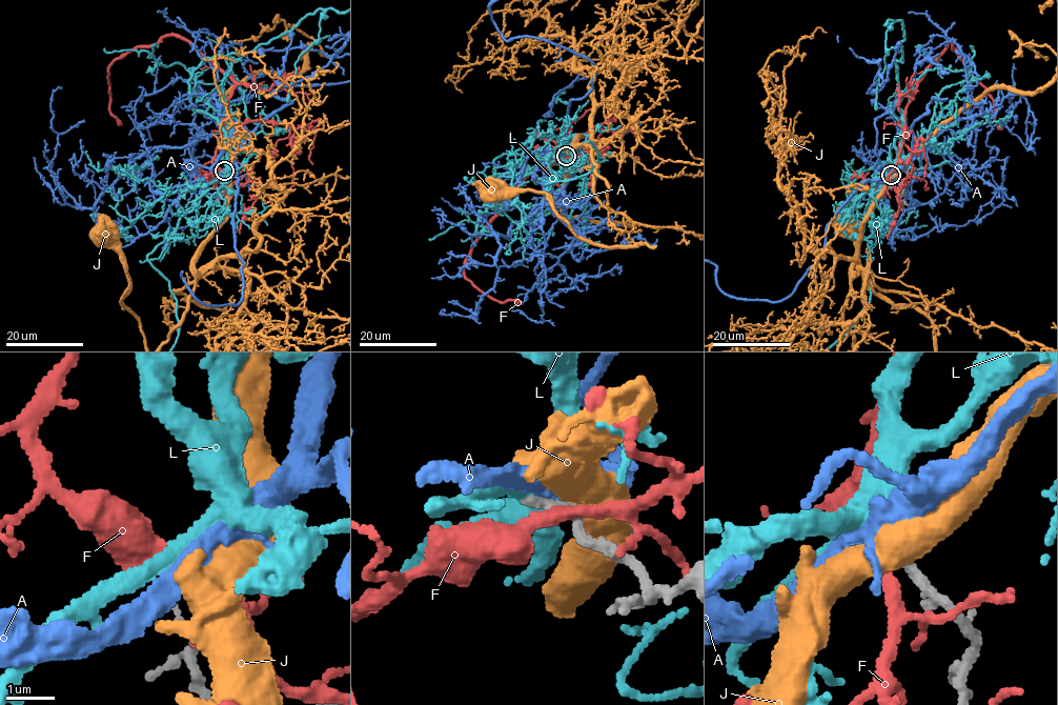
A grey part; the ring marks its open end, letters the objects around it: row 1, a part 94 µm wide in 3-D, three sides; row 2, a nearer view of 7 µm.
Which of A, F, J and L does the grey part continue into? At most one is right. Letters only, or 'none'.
L

